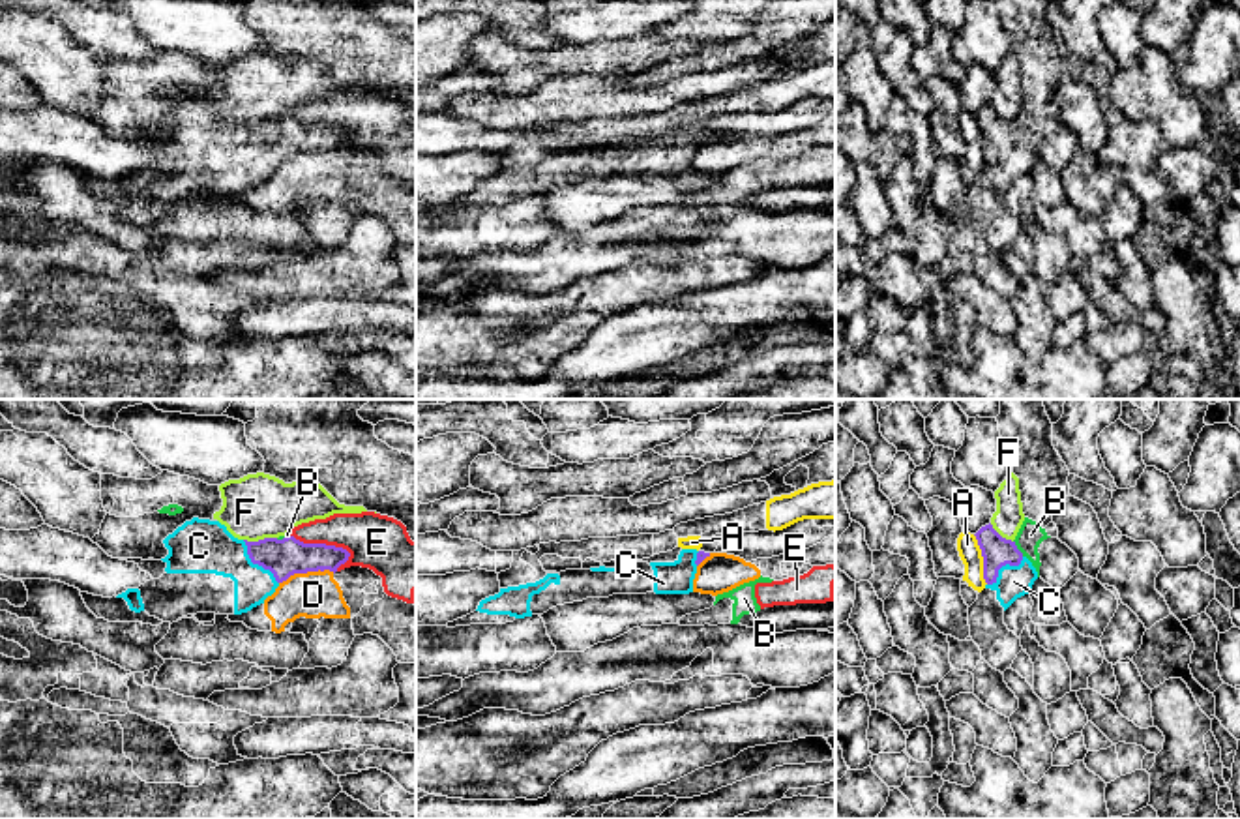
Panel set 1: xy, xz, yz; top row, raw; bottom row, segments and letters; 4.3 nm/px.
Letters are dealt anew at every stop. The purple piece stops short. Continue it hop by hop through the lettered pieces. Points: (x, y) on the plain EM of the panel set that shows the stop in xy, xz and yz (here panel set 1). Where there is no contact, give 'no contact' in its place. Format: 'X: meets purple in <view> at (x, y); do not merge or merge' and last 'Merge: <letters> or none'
A: meets purple in yz at (984, 139); do not merge
B: meets purple in yz at (1016, 128); do not merge
C: meets purple in xy at (257, 143); merge
D: meets purple in xy at (306, 152); do not merge
E: meets purple in xy at (321, 124); do not merge
F: meets purple in xy at (259, 120); do not merge
Merge: C

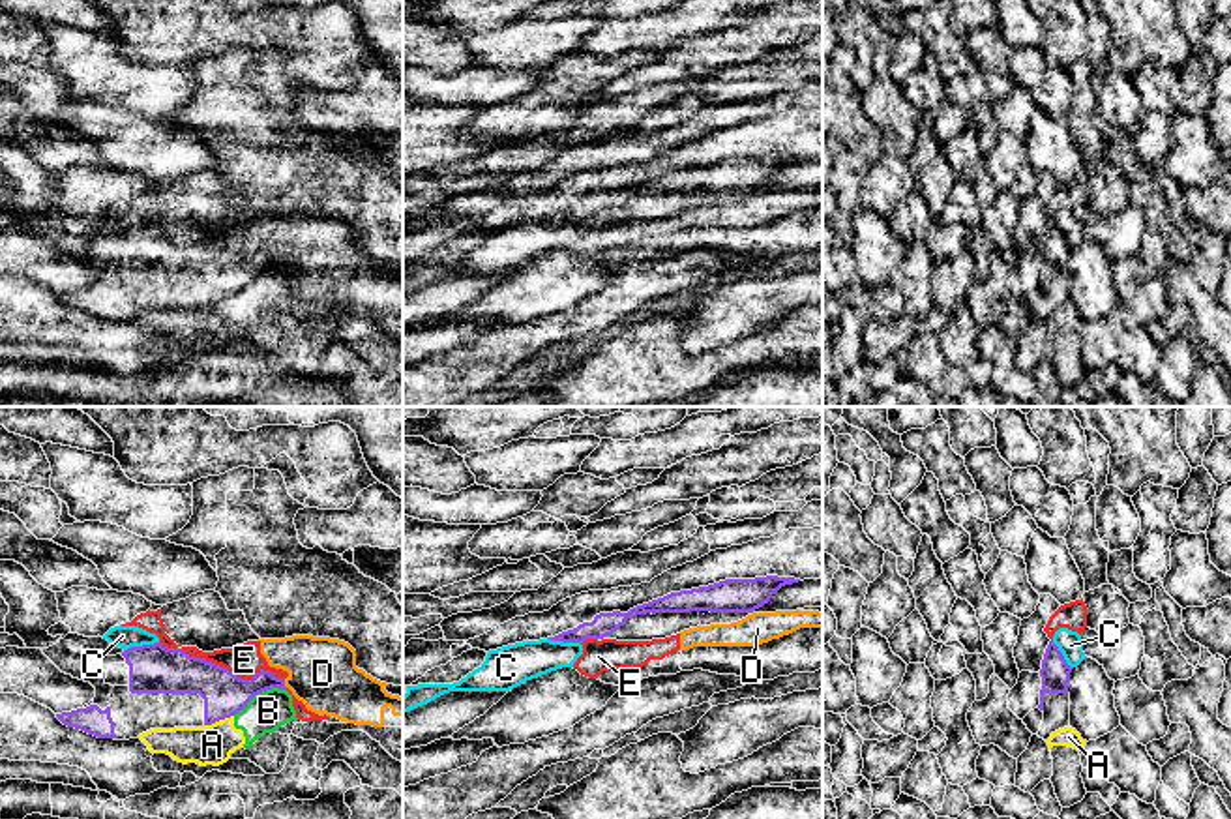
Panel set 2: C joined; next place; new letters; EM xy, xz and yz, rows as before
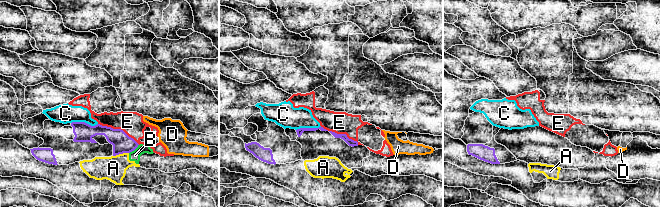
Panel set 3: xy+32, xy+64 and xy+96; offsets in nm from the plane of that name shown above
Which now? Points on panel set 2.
A: meets purple in xy at (218, 300); do not merge
B: meets purple in xy at (259, 272); do not merge
C: meets purple in xy at (143, 225); do not merge
D: meets purple in xy at (283, 263); do not merge
E: meets purple in xy at (231, 252); do not merge
Merge: none

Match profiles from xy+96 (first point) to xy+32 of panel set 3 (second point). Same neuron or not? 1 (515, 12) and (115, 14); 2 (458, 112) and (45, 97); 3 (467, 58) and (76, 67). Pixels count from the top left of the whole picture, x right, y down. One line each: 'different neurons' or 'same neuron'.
1: same neuron
2: same neuron
3: same neuron

